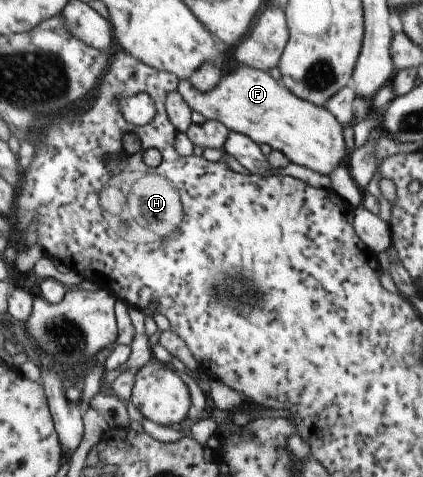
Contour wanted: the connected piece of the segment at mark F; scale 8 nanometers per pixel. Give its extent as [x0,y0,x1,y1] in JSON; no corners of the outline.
[176,63,349,177]

